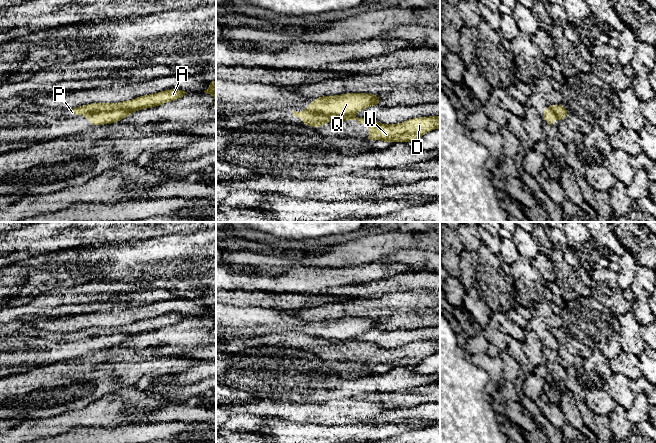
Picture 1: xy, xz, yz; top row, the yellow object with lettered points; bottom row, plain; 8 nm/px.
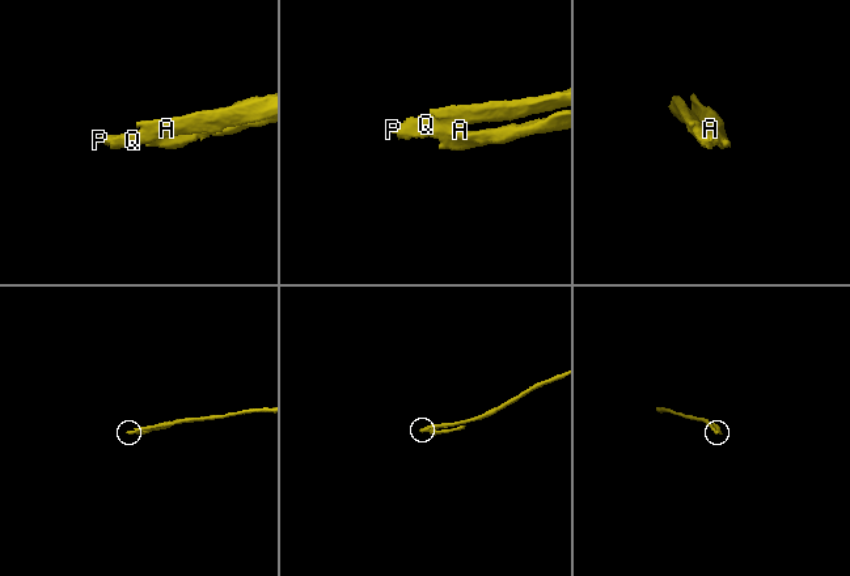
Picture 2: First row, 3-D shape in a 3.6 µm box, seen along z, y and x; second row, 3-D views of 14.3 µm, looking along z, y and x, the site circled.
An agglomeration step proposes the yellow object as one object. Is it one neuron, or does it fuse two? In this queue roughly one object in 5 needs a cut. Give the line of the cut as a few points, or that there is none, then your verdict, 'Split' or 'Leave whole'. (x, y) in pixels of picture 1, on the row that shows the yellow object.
Split along xy (134, 110), (109, 109), (84, 114). Split

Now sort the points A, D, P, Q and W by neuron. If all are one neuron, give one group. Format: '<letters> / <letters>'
A D P W / Q

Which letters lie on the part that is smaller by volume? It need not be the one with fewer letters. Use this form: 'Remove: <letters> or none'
Remove: A, D, P, W

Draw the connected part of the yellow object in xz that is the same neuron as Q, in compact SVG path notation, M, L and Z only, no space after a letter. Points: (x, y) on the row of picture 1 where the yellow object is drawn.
M345 93L316 97L308 103L308 112L345 117L371 106L381 105L379 94Z

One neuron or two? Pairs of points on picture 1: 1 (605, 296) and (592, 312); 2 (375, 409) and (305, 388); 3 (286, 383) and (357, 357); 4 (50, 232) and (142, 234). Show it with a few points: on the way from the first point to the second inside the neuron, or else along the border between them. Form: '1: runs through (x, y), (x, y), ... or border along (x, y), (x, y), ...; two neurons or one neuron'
1: border along (591, 295), (616, 316); two neurons
2: border along (360, 396), (316, 401); two neurons
3: border along (313, 356), (322, 359), (327, 367), (335, 373); two neurons
4: runs through (73, 236), (119, 233); one neuron

